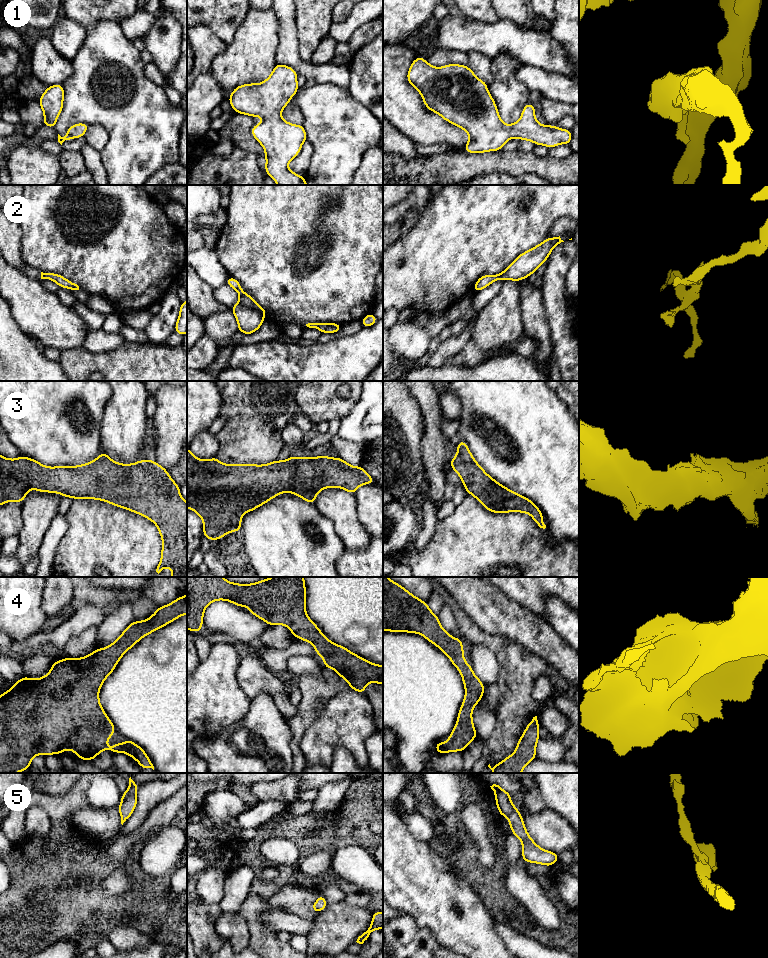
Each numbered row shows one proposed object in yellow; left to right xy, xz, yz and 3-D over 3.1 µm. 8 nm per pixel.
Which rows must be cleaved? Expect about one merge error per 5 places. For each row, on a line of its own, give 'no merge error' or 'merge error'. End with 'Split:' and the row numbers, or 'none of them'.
1: no merge error
2: merge error
3: no merge error
4: no merge error
5: no merge error
Split: 2

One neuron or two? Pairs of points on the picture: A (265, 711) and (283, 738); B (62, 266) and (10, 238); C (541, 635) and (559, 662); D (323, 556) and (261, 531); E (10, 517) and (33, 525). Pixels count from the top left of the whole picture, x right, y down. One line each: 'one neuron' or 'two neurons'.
A: one neuron
B: two neurons
C: one neuron
D: one neuron
E: two neurons

